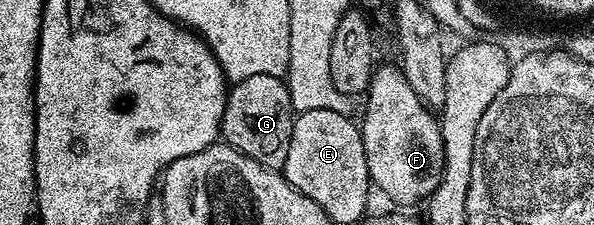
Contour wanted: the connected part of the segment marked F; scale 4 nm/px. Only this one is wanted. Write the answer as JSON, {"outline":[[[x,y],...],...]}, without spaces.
{"outline":[[[377,65],[372,71],[372,79],[366,91],[364,102],[364,122],[359,123],[360,135],[362,136],[362,144],[366,152],[366,164],[368,165],[368,176],[373,187],[376,186],[389,198],[392,202],[401,202],[401,207],[408,208],[411,202],[423,203],[434,192],[434,188],[438,188],[438,180],[442,180],[442,168],[444,167],[444,145],[442,144],[442,132],[440,131],[440,123],[437,115],[433,113],[429,107],[425,106],[423,100],[418,96],[418,92],[414,92],[414,88],[410,88],[410,84],[406,80],[403,69],[399,65],[383,66]]]}

